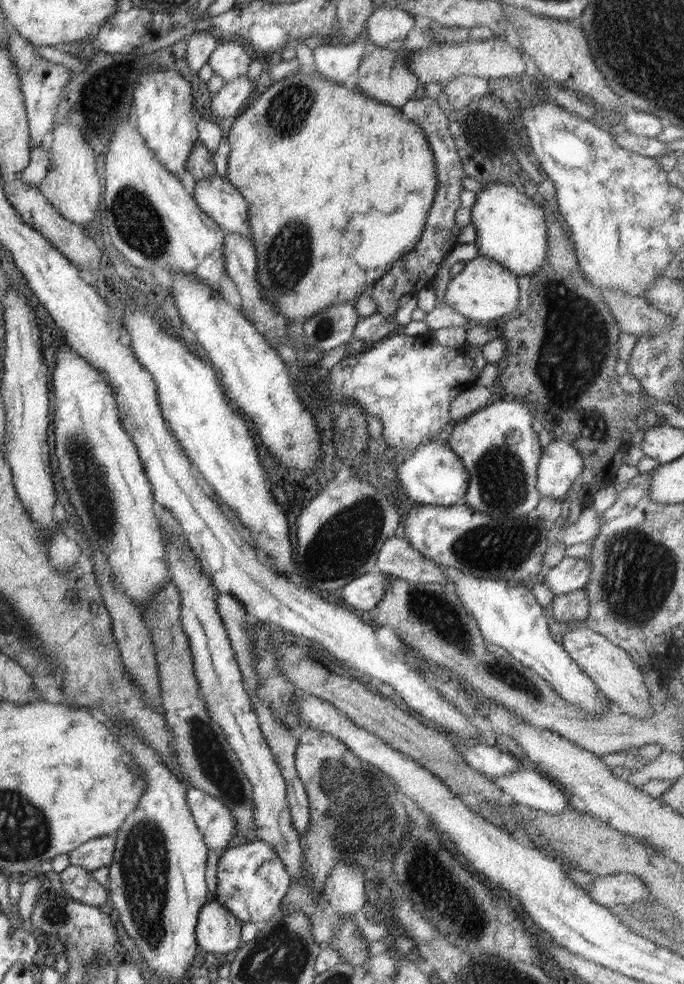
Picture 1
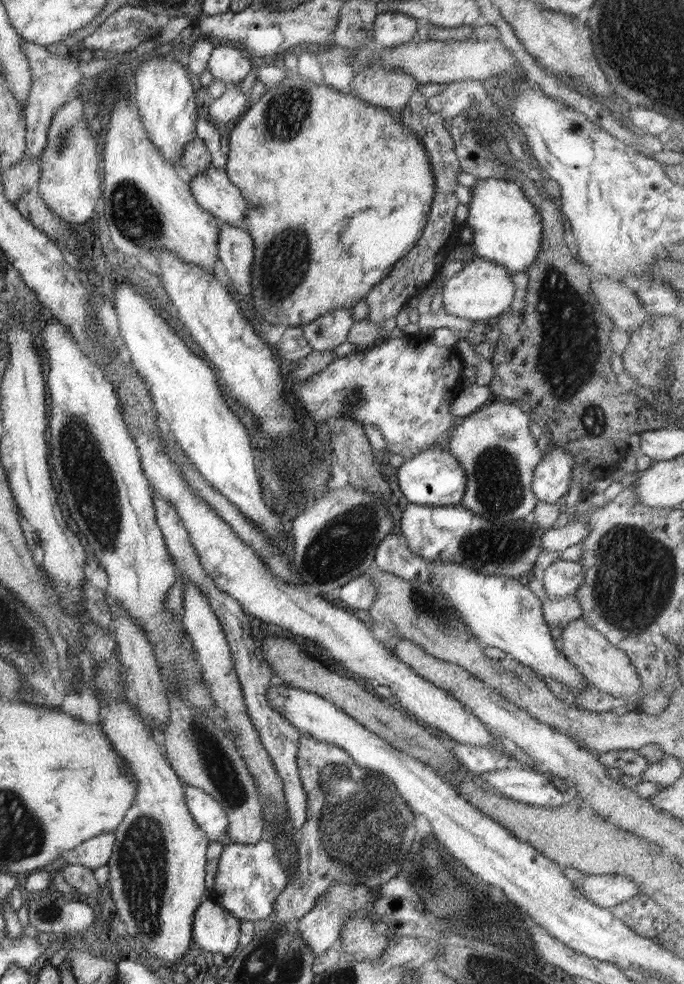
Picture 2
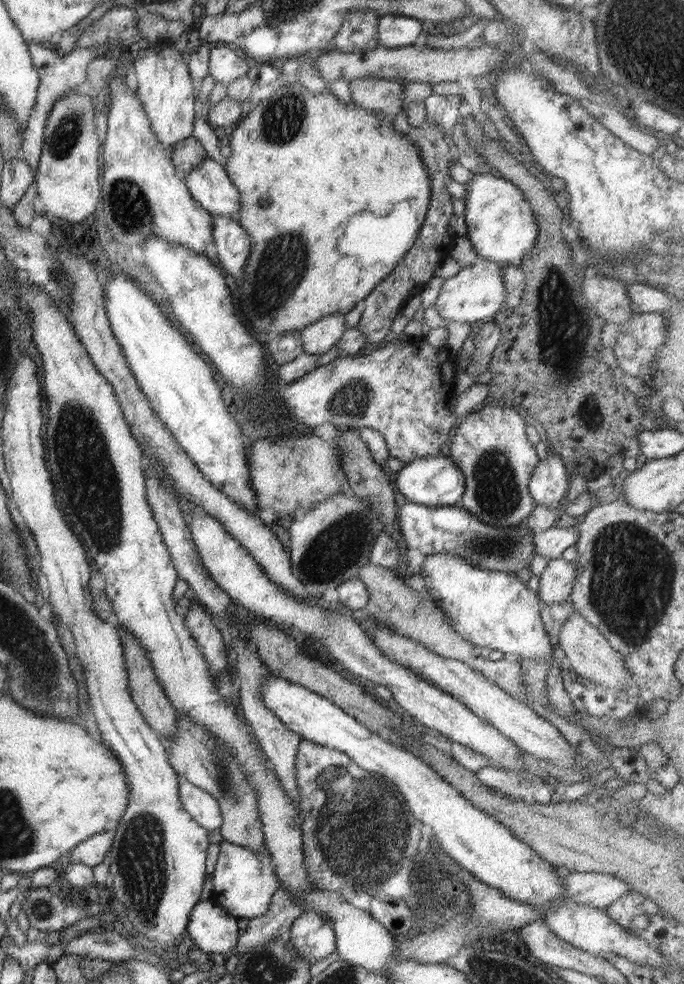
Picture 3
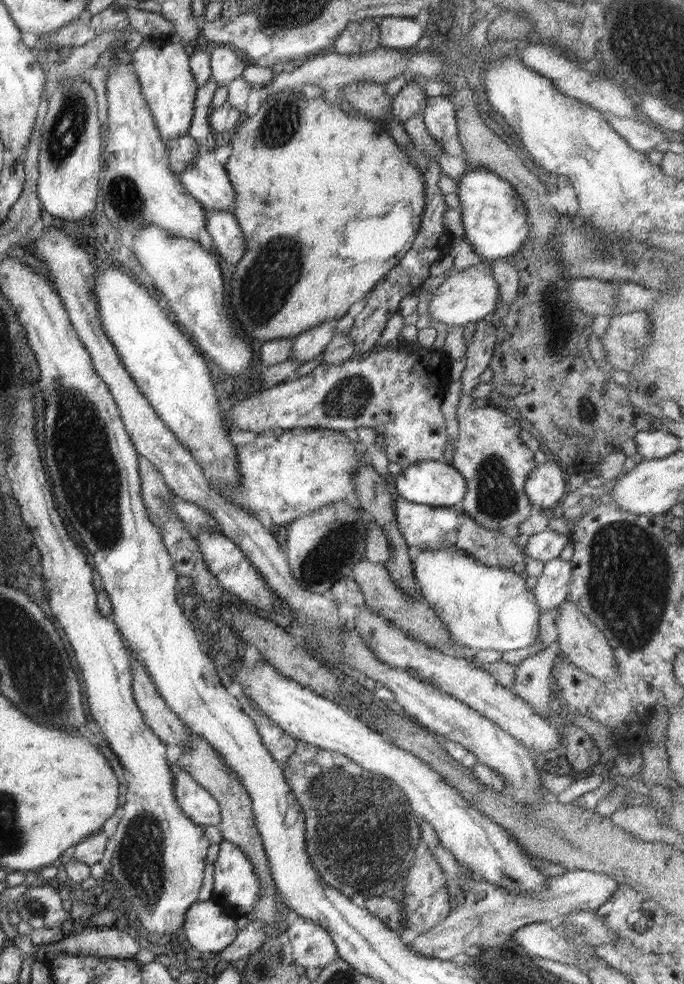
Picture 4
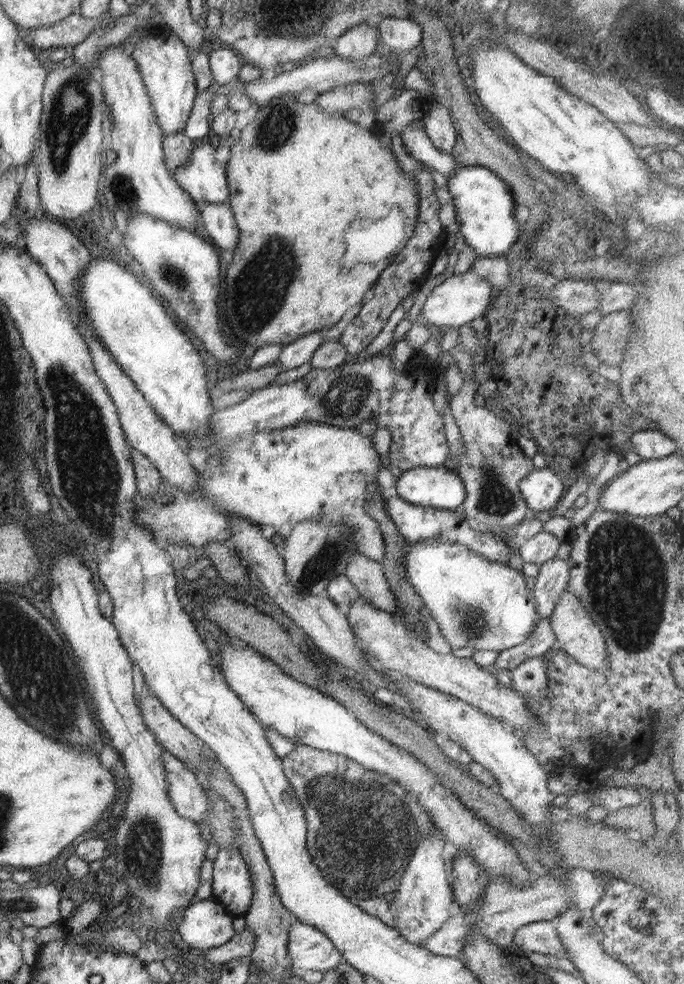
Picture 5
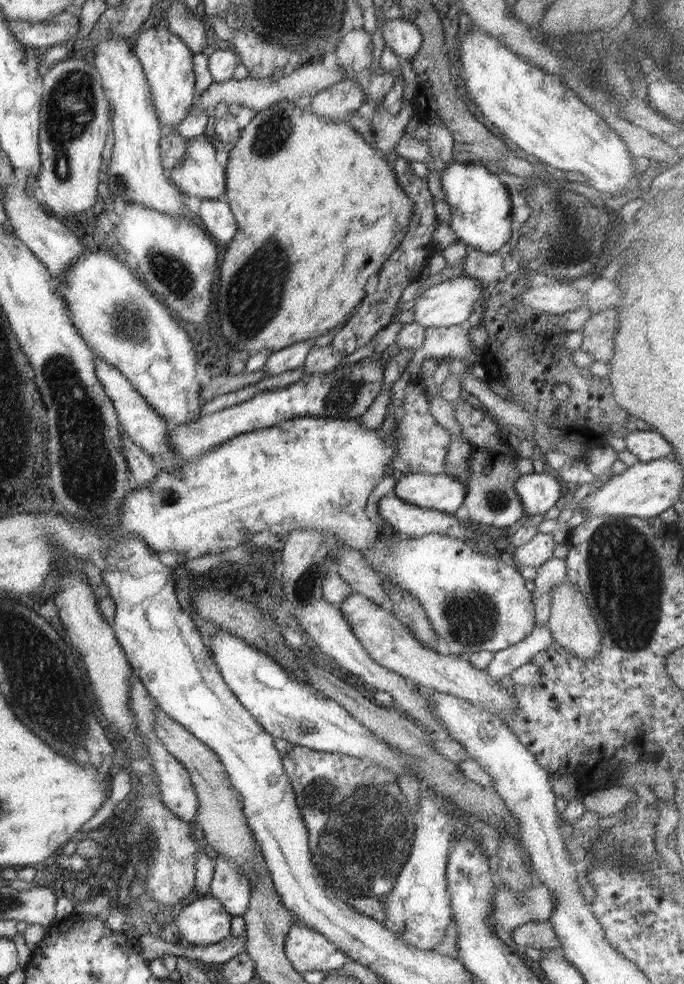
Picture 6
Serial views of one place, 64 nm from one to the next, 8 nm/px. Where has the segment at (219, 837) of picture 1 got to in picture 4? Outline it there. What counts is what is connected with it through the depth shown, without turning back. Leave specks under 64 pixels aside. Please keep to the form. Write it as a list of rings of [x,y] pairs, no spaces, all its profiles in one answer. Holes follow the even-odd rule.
[[[169,763],[174,779],[174,797],[182,812],[200,826],[218,825],[221,821],[219,803],[181,766]]]

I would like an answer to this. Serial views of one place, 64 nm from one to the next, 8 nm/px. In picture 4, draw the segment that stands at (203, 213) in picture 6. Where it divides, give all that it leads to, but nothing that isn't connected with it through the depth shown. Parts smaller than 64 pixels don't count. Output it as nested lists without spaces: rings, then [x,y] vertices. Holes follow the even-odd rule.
[[[206,211],[205,228],[216,245],[215,254],[230,261],[234,266],[246,253],[246,239],[241,226],[230,212]]]

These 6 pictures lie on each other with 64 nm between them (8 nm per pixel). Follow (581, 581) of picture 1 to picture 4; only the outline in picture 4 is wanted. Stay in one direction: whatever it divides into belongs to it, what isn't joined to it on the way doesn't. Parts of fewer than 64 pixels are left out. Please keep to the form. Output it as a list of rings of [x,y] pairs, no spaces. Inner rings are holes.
[[[563,559],[544,563],[543,571],[533,590],[541,612],[554,610],[568,600],[571,572],[572,565]]]

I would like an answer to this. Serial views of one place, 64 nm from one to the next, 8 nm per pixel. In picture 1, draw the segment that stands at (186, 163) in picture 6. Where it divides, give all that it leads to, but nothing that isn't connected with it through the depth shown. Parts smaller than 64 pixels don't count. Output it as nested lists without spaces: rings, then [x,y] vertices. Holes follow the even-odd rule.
[[[218,173],[198,179],[193,198],[200,210],[206,212],[226,234],[236,233],[250,238],[248,202],[228,179]]]

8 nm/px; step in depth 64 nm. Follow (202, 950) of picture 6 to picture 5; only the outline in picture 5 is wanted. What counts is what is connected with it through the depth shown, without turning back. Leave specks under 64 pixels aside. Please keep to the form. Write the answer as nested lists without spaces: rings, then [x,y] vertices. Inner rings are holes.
[[[246,925],[244,931],[232,936],[228,944],[199,951],[198,953],[203,955],[208,962],[211,962],[216,967],[220,967],[222,962],[230,962],[240,957],[250,957],[254,940],[256,940],[256,937],[254,937],[253,932]]]

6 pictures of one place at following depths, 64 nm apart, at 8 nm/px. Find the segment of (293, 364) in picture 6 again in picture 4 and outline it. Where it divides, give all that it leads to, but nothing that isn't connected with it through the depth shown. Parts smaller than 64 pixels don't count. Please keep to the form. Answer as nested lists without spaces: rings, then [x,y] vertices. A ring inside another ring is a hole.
[[[336,320],[323,322],[318,326],[312,326],[308,331],[296,336],[292,342],[292,350],[289,358],[298,362],[308,362],[321,356],[332,338],[336,336]]]

